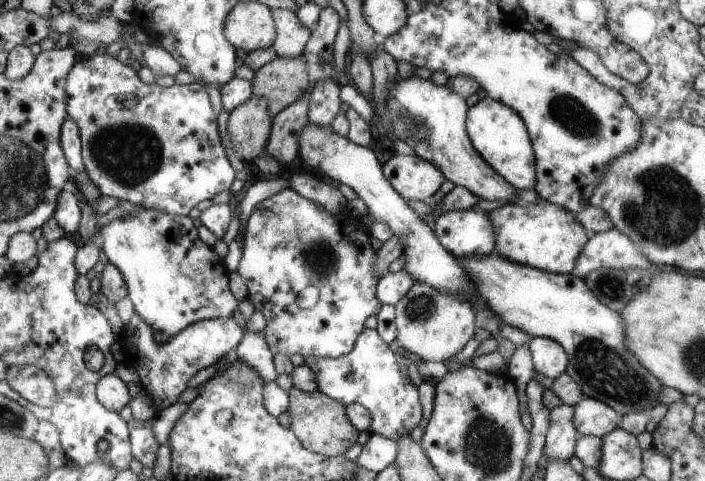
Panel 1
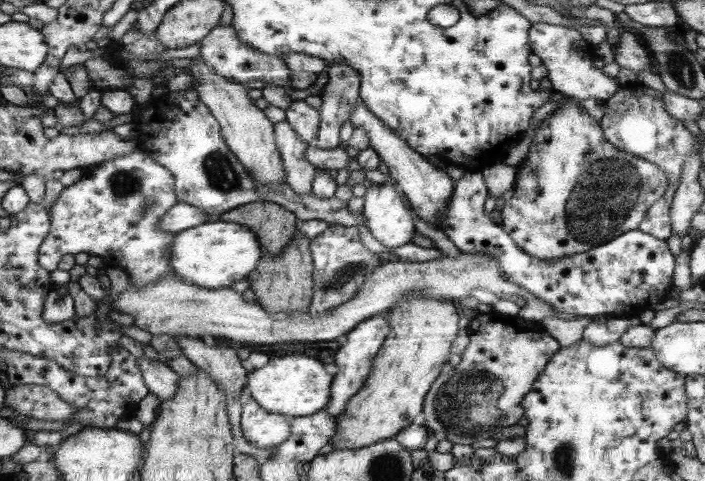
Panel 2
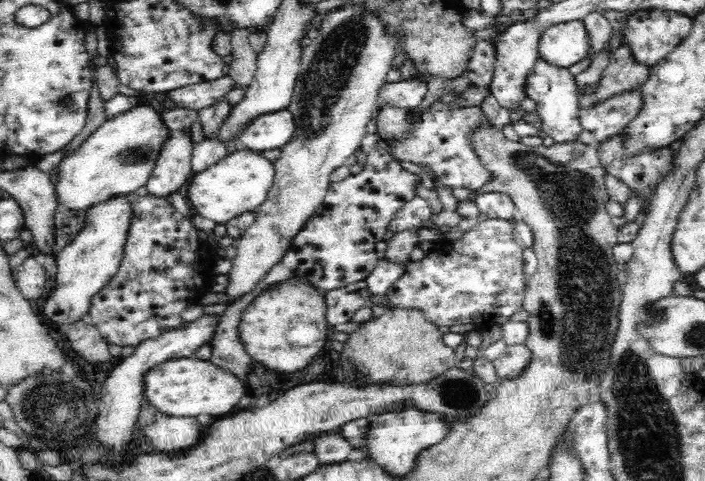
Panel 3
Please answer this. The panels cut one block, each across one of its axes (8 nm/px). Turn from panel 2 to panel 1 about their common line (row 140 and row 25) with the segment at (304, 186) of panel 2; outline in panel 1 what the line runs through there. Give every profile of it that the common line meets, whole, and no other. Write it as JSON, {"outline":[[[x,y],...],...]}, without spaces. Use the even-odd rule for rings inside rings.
{"outline":[[[275,9],[273,14],[278,31],[273,46],[277,56],[292,58],[304,55],[307,42],[311,38],[311,29],[299,21],[295,11]]]}

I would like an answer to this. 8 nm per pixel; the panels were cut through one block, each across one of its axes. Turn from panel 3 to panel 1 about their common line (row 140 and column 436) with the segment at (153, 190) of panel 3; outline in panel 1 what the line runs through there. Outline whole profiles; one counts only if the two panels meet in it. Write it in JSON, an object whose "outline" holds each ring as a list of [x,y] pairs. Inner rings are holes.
{"outline":[[[414,154],[392,156],[384,164],[383,173],[404,199],[422,202],[440,190],[444,176],[433,162]]]}

